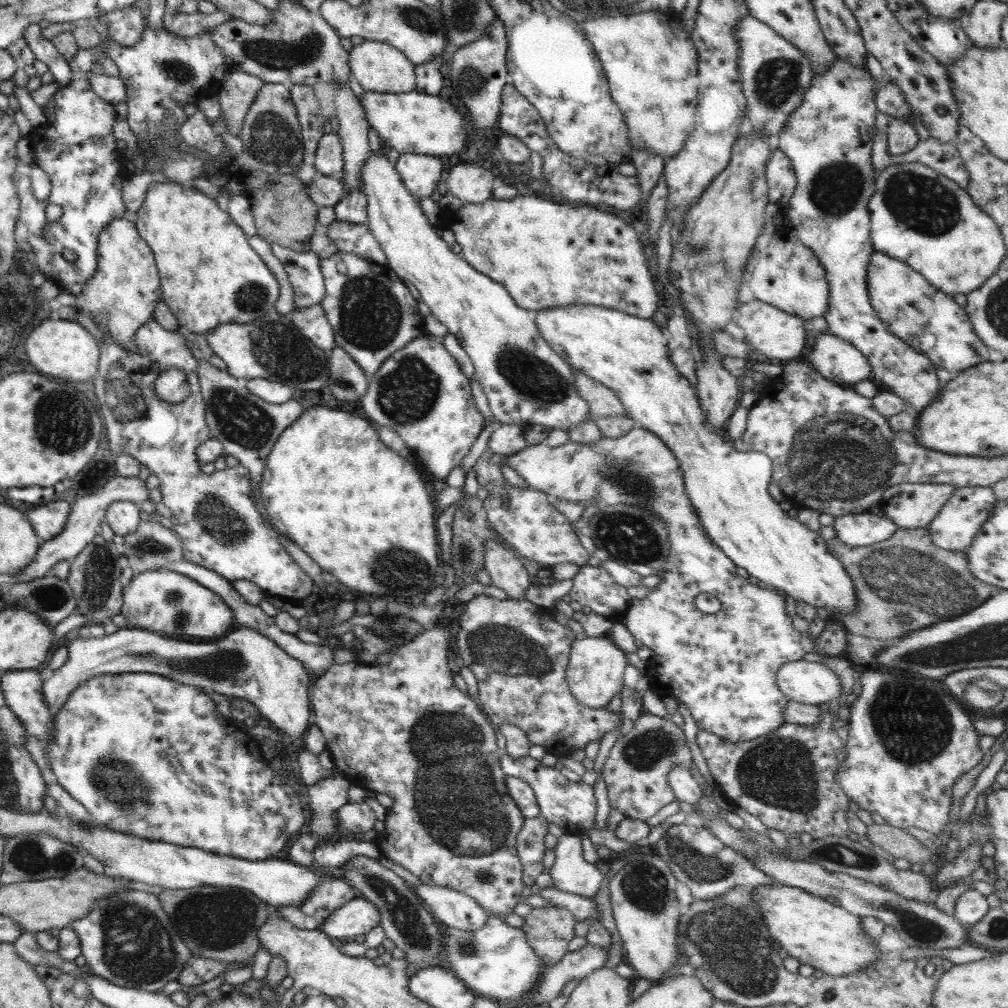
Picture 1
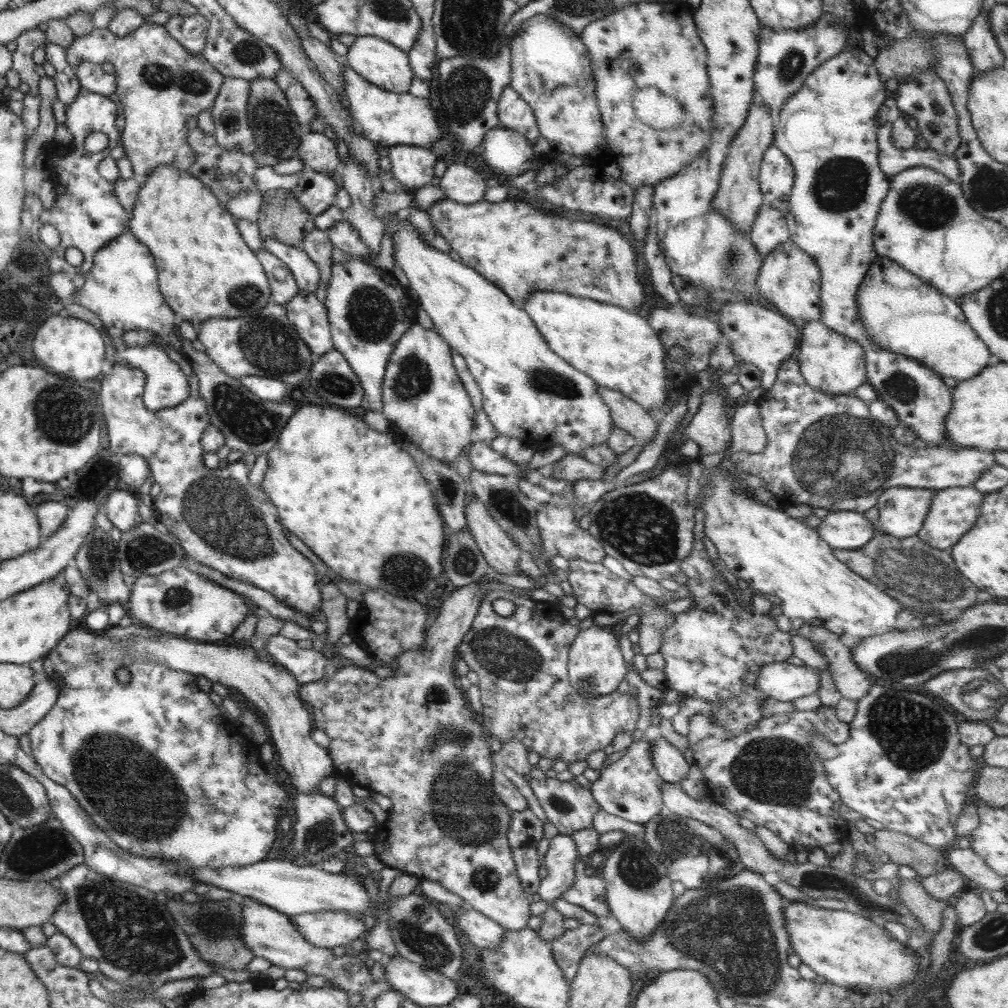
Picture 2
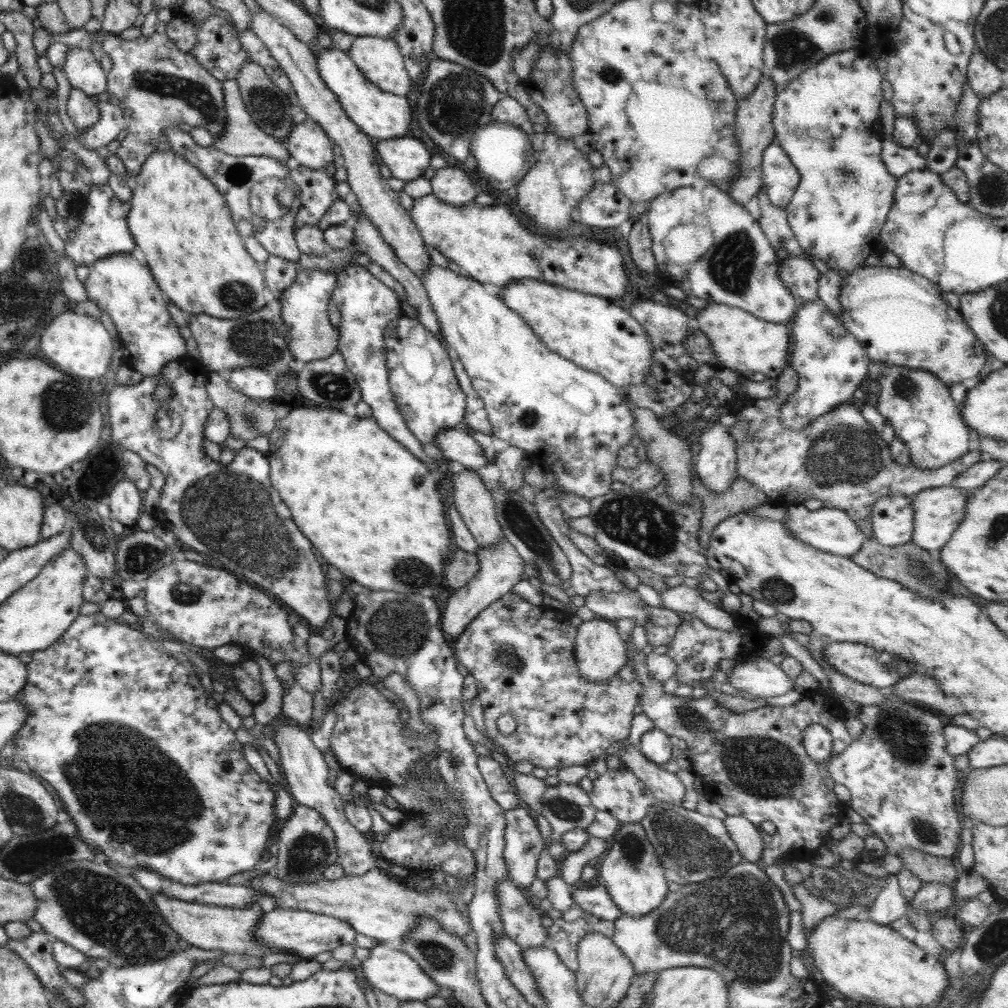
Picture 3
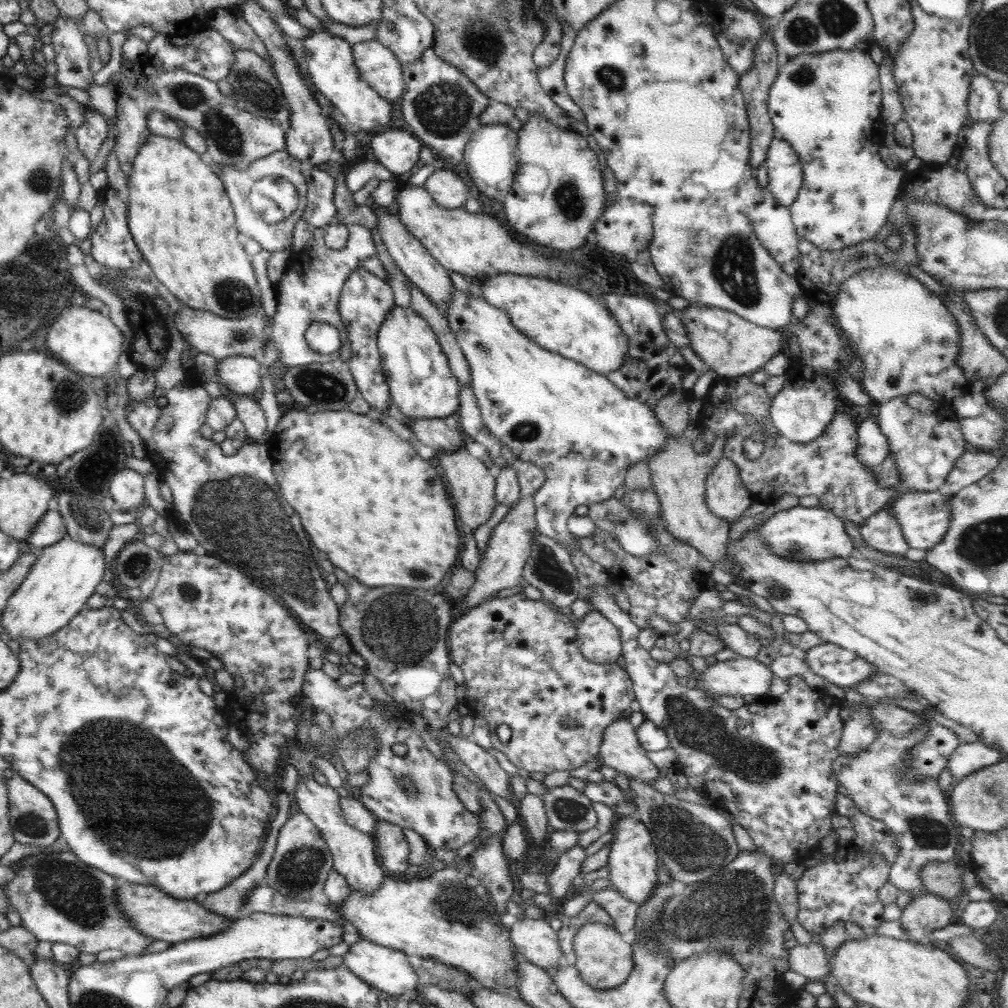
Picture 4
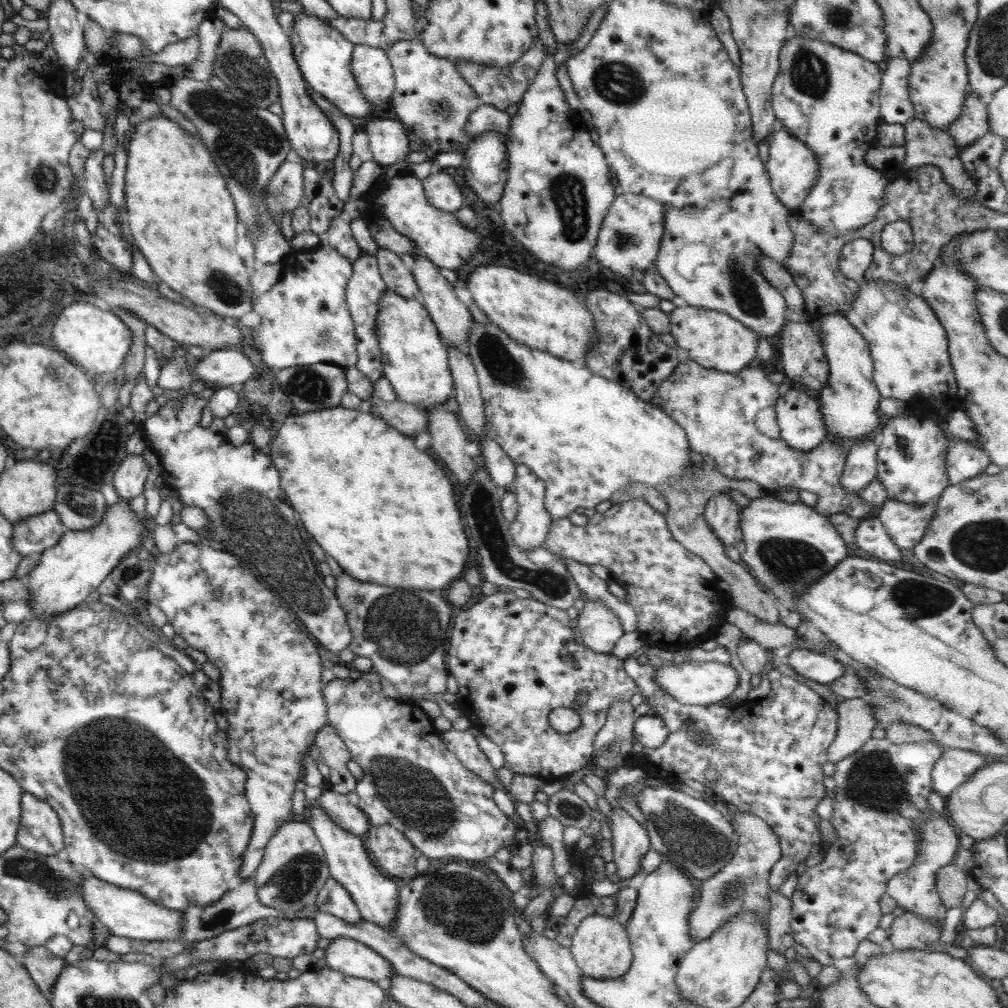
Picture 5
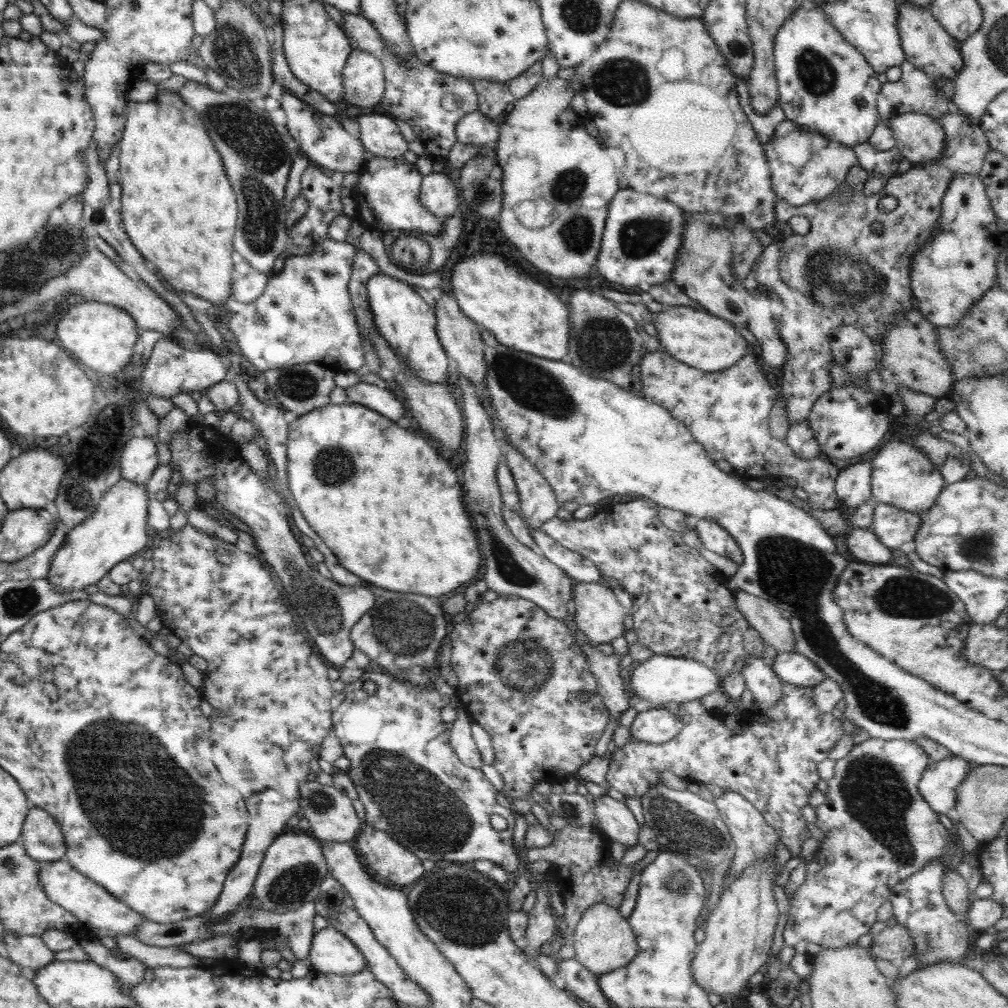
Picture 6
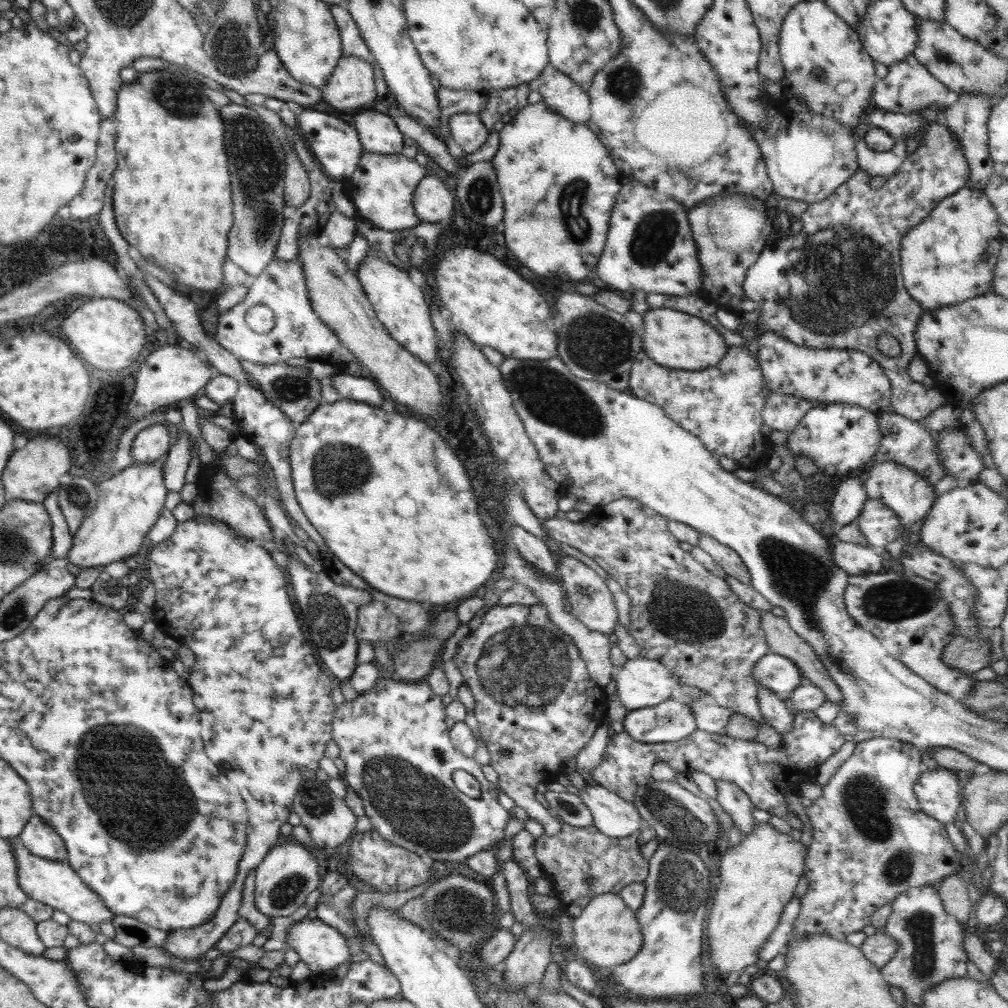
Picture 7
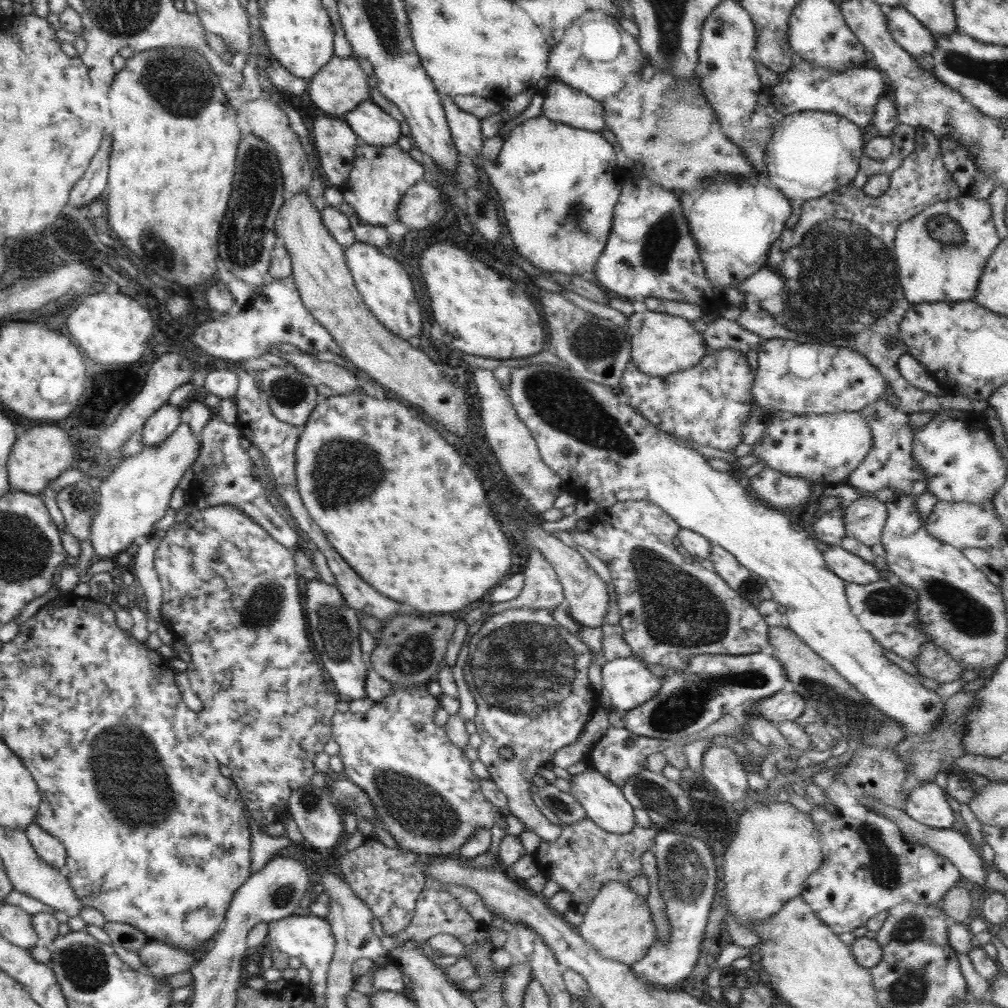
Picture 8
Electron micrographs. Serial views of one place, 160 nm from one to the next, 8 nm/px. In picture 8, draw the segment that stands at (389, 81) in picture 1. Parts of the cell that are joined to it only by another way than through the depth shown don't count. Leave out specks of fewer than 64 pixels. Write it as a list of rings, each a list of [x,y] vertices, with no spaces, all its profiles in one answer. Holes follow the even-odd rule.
[[[333,56],[314,77],[309,78],[307,92],[316,108],[323,110],[325,114],[342,116],[370,98],[368,79],[358,60]]]

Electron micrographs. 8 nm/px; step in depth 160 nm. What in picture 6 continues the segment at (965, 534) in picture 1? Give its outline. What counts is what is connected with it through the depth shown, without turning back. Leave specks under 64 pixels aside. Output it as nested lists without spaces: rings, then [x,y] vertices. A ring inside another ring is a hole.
[[[877,503],[874,510],[869,529],[890,549],[913,540],[924,516],[884,503]]]

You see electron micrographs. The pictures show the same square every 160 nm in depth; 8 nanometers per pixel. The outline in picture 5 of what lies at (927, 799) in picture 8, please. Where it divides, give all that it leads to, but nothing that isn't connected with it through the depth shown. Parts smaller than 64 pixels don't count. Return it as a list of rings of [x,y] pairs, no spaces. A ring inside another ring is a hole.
[[[946,749],[931,772],[931,790],[947,800],[957,786],[988,763],[985,757],[974,751]]]

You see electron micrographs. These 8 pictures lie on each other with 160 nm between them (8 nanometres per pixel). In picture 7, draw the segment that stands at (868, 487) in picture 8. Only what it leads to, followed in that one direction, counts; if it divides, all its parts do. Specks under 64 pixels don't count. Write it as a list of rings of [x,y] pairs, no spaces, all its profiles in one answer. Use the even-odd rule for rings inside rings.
[[[890,410],[879,414],[878,424],[883,435],[877,451],[871,456],[872,465],[877,464],[878,462],[886,462],[887,460],[890,462],[899,462],[900,464],[915,470],[918,474],[921,474],[928,481],[928,484],[934,485],[938,480],[948,475],[945,466],[941,463],[941,458],[939,457],[937,449],[937,440],[935,438],[938,436],[938,433],[926,430],[919,422],[904,418],[904,416],[895,414]]]

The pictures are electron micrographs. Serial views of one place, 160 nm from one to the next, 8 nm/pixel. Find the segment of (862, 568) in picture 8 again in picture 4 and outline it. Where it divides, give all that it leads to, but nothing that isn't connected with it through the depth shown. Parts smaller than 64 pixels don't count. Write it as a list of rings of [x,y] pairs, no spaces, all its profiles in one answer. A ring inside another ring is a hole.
[[[891,505],[875,512],[860,526],[861,537],[874,549],[903,557],[909,546]]]

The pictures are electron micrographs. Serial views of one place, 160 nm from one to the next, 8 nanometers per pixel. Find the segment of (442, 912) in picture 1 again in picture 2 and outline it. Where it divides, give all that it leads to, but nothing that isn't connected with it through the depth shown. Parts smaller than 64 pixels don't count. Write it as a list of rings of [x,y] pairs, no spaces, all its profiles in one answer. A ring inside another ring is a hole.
[[[468,906],[458,912],[453,911],[468,940],[478,948],[497,948],[501,945],[506,931],[497,922]]]

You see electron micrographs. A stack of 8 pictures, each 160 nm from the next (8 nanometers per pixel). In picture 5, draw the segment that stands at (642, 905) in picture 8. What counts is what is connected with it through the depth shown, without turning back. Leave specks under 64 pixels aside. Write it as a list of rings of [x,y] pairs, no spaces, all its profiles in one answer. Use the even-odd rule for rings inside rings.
[[[591,914],[582,919],[569,949],[583,974],[597,979],[622,976],[630,968],[633,961],[633,952],[625,925],[616,922],[612,917],[599,914]]]

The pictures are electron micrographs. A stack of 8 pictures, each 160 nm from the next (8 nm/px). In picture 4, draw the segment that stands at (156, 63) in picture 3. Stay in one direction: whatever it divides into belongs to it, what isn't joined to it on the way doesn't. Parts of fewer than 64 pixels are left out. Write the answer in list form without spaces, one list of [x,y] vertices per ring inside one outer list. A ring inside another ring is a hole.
[[[122,57],[119,72],[122,72],[122,77],[120,77],[118,85],[114,84],[116,73],[108,83],[112,83],[117,92],[117,113],[115,114],[116,122],[114,122],[114,132],[116,132],[114,142],[116,146],[114,146],[113,152],[116,153],[120,169],[126,176],[130,176],[130,172],[132,172],[133,161],[136,159],[137,152],[148,140],[148,135],[152,135],[147,125],[147,116],[151,110],[159,110],[174,120],[183,120],[184,124],[192,126],[198,134],[202,135],[208,147],[206,153],[202,154],[203,162],[206,162],[211,169],[228,165],[236,167],[238,171],[246,171],[250,167],[250,163],[286,148],[285,134],[277,120],[253,115],[242,110],[232,97],[220,92],[216,82],[208,80],[204,76],[178,68],[176,70],[160,70],[144,57],[133,61],[128,61],[128,59]]]

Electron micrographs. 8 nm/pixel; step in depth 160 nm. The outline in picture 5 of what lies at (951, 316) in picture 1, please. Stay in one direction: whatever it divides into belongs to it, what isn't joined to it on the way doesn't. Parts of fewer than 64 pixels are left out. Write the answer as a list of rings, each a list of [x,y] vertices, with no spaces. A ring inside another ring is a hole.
[[[864,280],[853,298],[852,308],[844,316],[870,344],[868,350],[873,360],[873,381],[880,396],[903,401],[928,398],[936,404],[955,396],[957,382],[949,357],[947,334],[923,296],[914,295],[908,288],[895,282]]]

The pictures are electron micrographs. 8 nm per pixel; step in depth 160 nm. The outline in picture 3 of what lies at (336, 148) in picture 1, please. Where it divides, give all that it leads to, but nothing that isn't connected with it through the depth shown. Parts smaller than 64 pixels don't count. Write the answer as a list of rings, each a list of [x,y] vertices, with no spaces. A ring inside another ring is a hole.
[[[307,118],[292,127],[288,142],[283,146],[290,153],[294,164],[311,170],[324,170],[334,160],[333,144],[321,126]]]

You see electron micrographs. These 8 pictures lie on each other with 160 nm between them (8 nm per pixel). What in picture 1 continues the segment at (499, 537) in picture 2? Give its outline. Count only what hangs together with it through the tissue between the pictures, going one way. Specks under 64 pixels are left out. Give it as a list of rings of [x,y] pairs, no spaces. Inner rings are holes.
[[[496,539],[485,540],[483,555],[491,584],[502,588],[510,601],[525,600],[526,589],[532,582],[521,560]]]

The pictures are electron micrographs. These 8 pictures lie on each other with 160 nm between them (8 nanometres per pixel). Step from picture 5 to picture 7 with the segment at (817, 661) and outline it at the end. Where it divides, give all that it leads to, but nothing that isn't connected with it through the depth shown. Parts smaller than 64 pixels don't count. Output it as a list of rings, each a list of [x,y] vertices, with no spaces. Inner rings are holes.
[[[777,653],[766,654],[756,662],[752,671],[754,683],[778,696],[792,693],[804,684],[802,671],[788,658]]]

